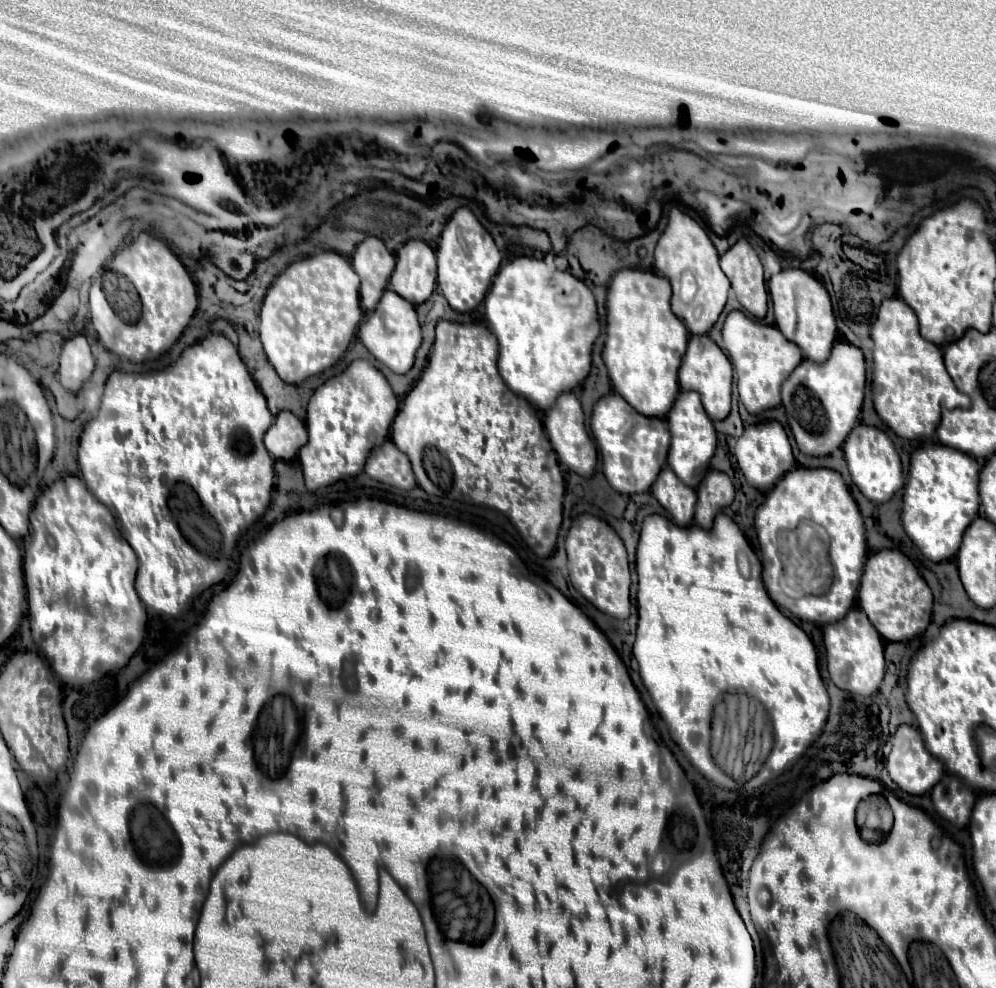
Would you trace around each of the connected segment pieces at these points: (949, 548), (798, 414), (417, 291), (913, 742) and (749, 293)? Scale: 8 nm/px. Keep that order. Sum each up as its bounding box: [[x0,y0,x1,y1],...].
[[901,442,979,562],[781,340,865,456],[389,240,437,304],[887,724,945,794],[721,238,767,318]]

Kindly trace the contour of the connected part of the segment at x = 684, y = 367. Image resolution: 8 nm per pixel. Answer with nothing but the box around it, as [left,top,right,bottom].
[679,334,733,420]

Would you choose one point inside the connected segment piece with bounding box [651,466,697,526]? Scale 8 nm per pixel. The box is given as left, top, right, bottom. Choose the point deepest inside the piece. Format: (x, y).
(679, 499)

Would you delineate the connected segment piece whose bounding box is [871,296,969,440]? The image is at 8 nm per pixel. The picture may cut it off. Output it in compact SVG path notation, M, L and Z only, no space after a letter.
M889 298L881 304L871 328L873 338L873 402L881 420L907 440L923 440L935 434L941 416L941 404L967 404L969 398L959 394L943 364L943 352L937 344L919 334L917 314L901 298Z

